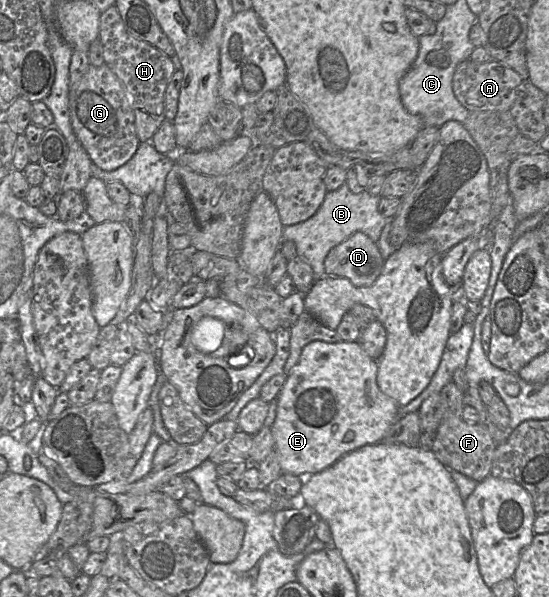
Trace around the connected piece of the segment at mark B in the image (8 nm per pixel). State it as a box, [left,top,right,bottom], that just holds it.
[282,183,388,278]

